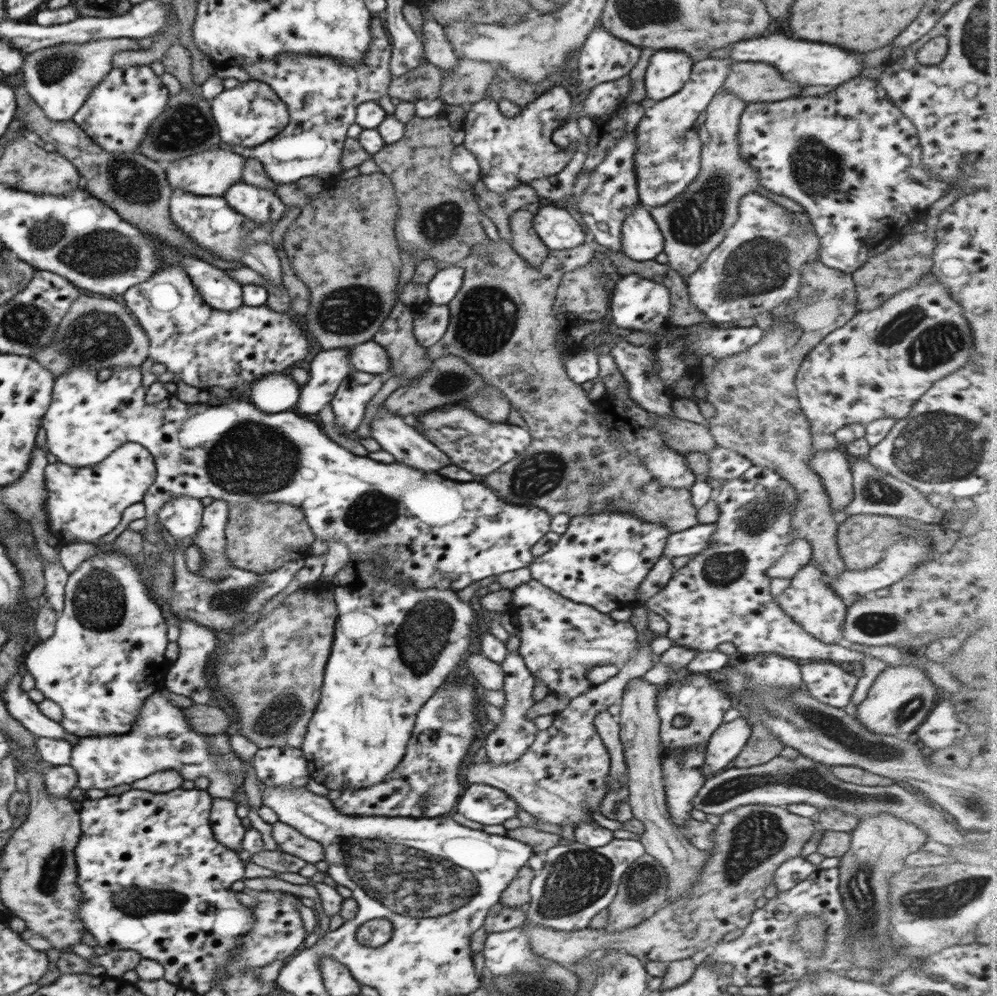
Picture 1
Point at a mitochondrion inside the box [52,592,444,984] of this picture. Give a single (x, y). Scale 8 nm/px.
(283, 717)

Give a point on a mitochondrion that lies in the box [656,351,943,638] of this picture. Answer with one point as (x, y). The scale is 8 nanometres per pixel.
(722, 569)

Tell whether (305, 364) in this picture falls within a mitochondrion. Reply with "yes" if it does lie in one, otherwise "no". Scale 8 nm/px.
no

